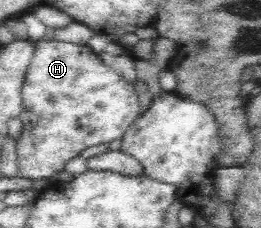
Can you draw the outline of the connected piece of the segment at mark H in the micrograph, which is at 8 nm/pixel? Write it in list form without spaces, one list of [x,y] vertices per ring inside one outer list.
[[[52,39],[38,40],[34,44],[34,47],[34,53],[31,57],[30,65],[21,87],[22,107],[24,108],[24,111],[22,111],[22,115],[19,117],[22,122],[22,131],[19,133],[16,140],[18,164],[17,175],[28,179],[51,179],[54,173],[64,170],[64,165],[66,165],[72,157],[78,156],[83,149],[100,143],[110,143],[110,141],[122,137],[122,135],[126,133],[126,129],[128,129],[132,123],[136,122],[140,116],[140,102],[134,91],[134,84],[130,84],[130,82],[124,80],[124,78],[114,71],[114,69],[104,64],[104,62],[98,57],[98,54],[89,46]]]

